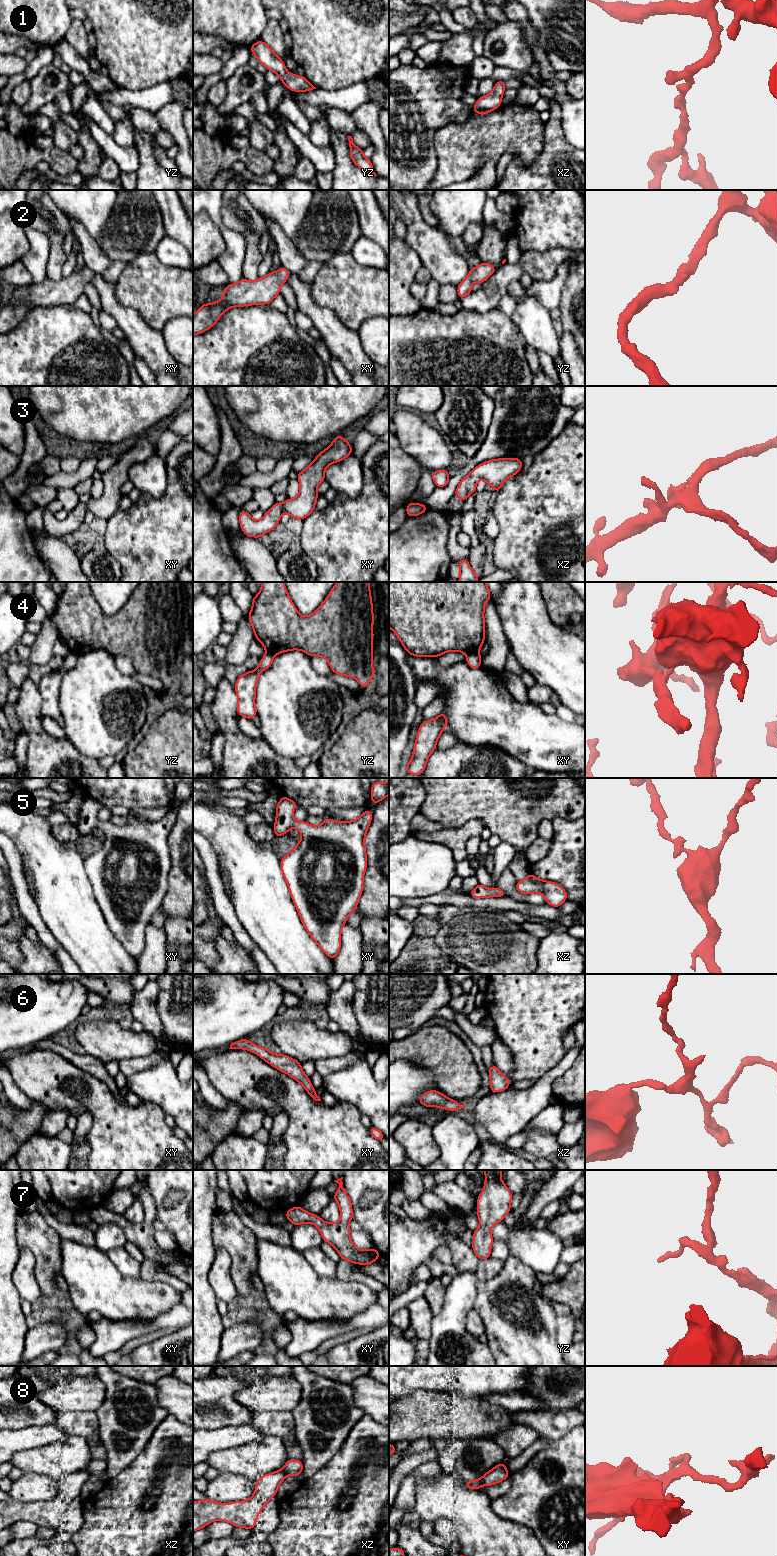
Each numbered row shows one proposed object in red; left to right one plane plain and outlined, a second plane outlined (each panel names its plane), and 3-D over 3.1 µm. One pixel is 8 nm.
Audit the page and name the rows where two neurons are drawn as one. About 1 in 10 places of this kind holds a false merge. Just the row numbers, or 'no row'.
4, 8

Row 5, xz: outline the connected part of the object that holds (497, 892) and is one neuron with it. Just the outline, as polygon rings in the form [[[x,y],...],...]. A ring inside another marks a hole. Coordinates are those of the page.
[[[479,883],[471,892],[469,893],[473,898],[488,898],[488,897],[506,897],[506,893],[496,887],[495,889],[490,889]]]

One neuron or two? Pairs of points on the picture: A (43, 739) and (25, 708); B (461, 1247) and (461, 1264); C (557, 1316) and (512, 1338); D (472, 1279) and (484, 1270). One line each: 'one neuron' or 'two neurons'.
A: one neuron
B: one neuron
C: one neuron
D: two neurons

